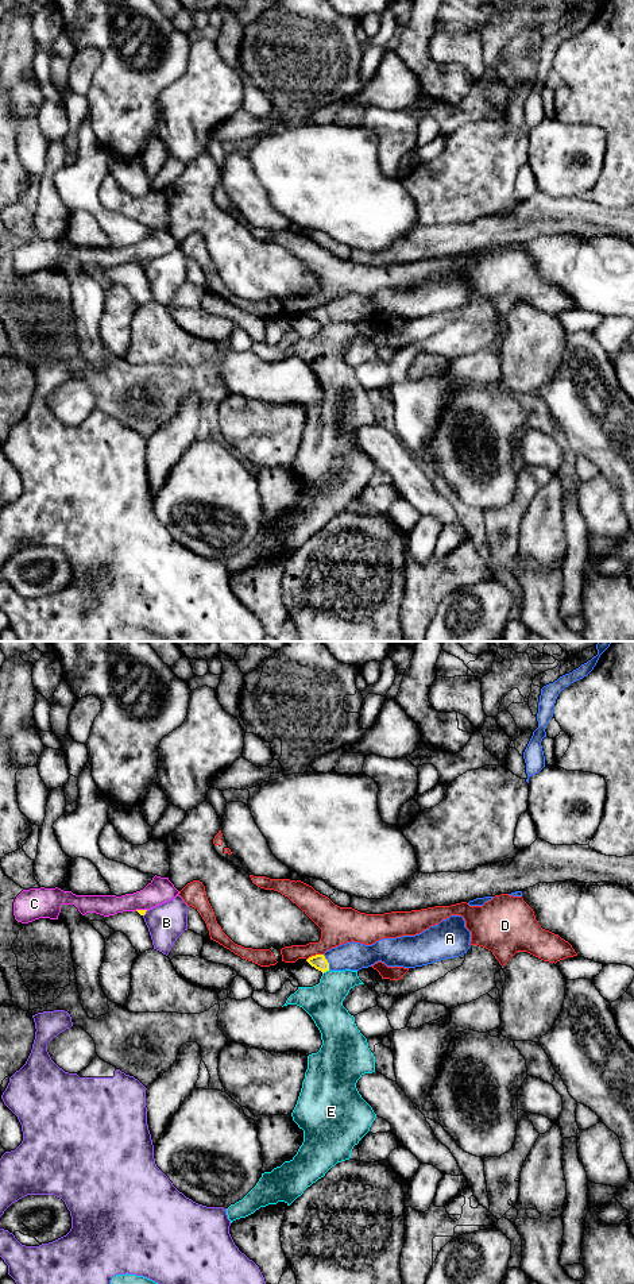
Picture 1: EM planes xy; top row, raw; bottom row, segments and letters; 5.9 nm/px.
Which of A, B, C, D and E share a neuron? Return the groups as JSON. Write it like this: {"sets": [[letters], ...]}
{"sets": [["A"], ["B"], ["C"], ["D"], ["E"]]}

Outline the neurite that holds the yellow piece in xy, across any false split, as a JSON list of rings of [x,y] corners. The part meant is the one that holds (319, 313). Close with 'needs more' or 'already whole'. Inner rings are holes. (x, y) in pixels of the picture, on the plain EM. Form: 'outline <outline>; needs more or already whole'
outline [[[451,267],[415,288],[382,290],[372,297],[347,294],[306,313],[321,323],[359,323],[378,313],[387,319],[415,320],[459,309],[469,301],[471,284],[461,267]]]; needs more

